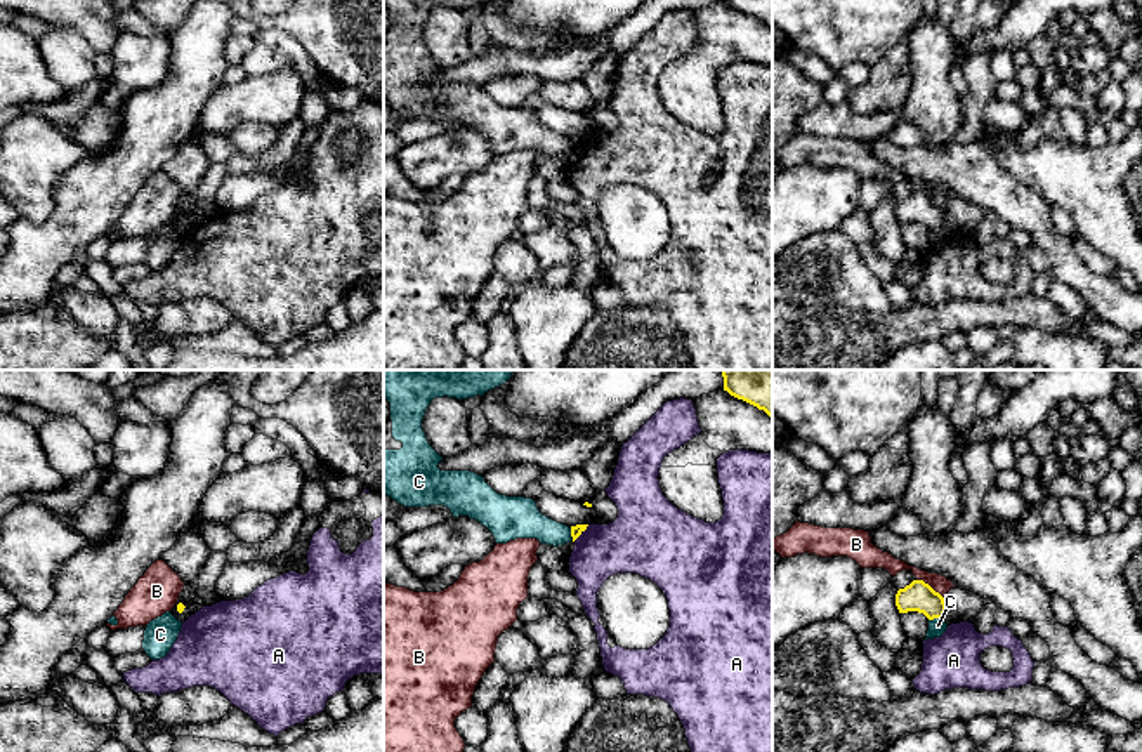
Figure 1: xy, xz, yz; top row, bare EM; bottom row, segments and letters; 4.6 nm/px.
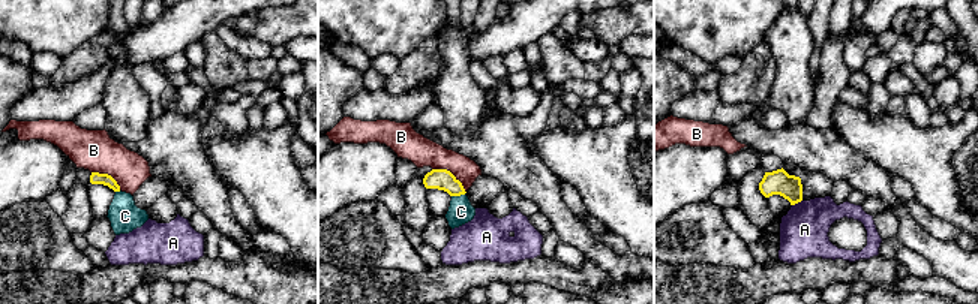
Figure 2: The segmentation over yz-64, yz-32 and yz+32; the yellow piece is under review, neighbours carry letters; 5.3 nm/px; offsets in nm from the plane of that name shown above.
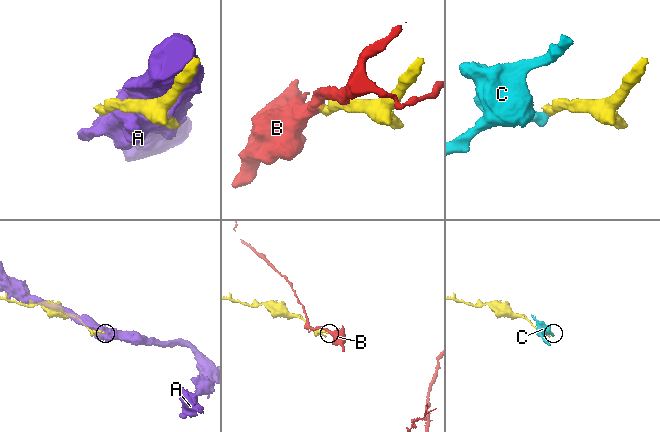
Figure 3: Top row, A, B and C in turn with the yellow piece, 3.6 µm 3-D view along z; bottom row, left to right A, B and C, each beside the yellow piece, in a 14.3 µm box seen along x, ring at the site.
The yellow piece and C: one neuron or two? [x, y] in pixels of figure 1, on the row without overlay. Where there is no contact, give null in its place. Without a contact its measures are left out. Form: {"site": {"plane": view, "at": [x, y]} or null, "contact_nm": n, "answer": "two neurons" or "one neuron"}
{"site": {"plane": "yz", "at": [936, 228]}, "contact_nm": 70, "answer": "two neurons"}

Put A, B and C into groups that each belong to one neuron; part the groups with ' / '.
A / B / C

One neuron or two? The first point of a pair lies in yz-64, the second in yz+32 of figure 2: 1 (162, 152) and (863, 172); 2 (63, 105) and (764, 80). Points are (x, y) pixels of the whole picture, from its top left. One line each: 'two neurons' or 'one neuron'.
1: one neuron
2: two neurons

